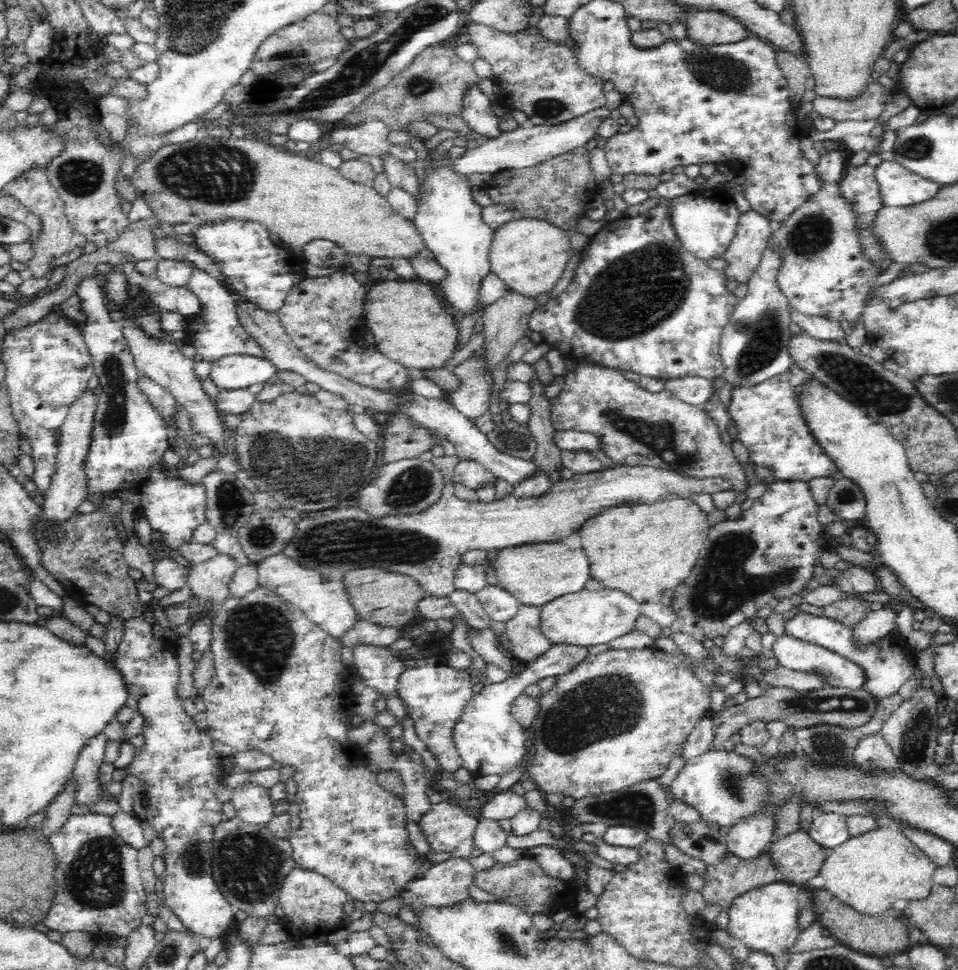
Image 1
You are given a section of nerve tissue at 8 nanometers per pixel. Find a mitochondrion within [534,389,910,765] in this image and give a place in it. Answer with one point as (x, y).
(602, 709)

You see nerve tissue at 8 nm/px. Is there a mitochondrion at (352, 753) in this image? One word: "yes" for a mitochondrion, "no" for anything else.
no

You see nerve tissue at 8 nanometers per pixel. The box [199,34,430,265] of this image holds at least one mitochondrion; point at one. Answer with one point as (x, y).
(290, 54)

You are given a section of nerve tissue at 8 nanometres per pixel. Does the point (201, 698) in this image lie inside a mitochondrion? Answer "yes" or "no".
no

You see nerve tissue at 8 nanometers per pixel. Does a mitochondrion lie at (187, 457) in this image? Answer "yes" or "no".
no

